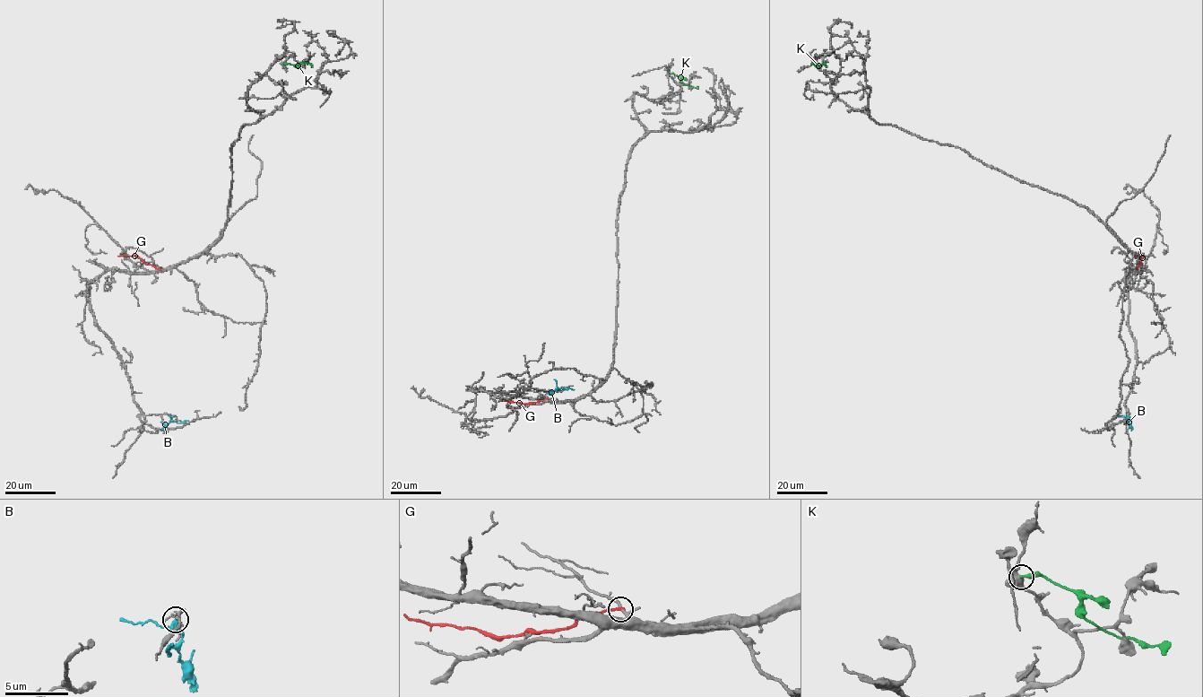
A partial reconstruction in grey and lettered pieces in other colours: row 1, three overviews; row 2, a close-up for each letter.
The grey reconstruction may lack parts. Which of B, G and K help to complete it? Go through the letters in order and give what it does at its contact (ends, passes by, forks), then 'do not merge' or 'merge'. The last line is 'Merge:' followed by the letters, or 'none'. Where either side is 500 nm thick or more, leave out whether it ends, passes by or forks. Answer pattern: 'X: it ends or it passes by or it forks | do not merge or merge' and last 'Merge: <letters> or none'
B: it passes by | do not merge
G: it ends | do not merge
K: it ends | do not merge
Merge: none

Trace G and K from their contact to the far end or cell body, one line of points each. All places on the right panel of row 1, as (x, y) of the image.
G: (1137, 268), (1141, 258), (1137, 256)
K: (812, 64), (824, 62), (827, 67)

